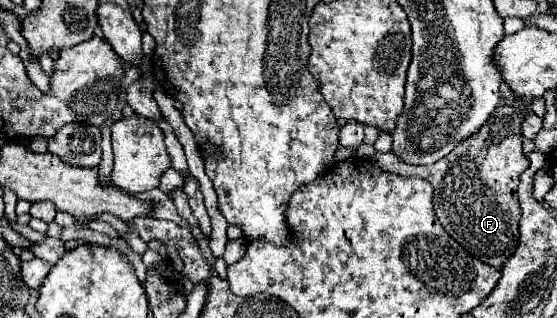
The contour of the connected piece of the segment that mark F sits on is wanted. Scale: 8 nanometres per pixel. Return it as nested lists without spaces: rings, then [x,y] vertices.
[[[497,106],[491,118],[481,126],[473,138],[457,144],[451,154],[429,166],[411,166],[395,158],[393,152],[373,156],[381,170],[401,176],[417,176],[435,186],[433,208],[441,226],[457,240],[469,254],[481,262],[501,268],[513,254],[519,240],[521,208],[517,200],[517,186],[521,174],[529,168],[529,160],[521,146],[521,112],[511,106]]]

